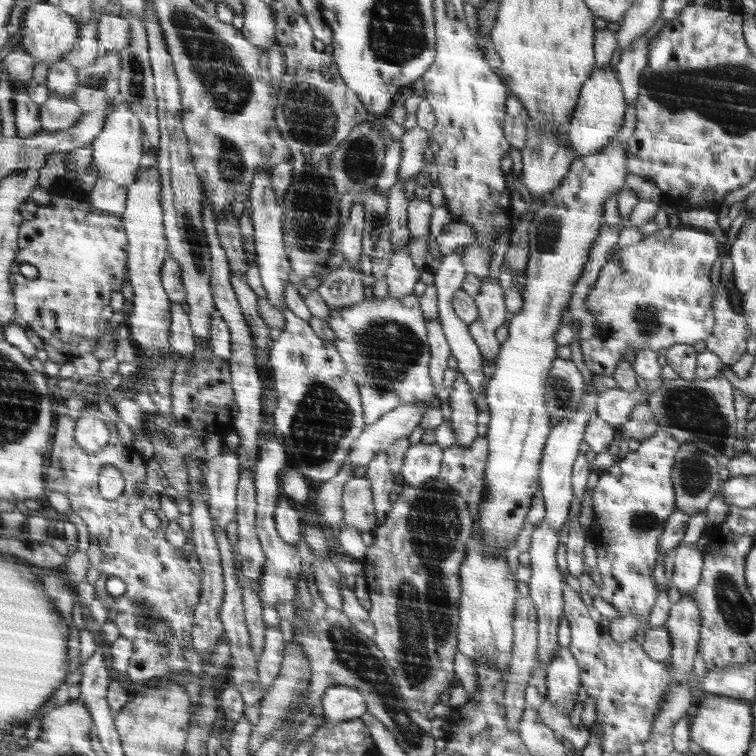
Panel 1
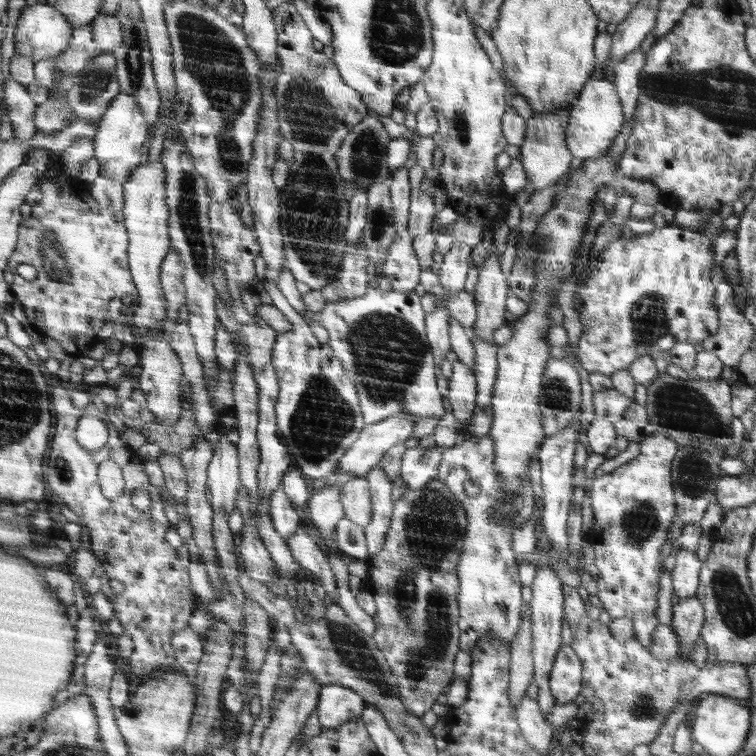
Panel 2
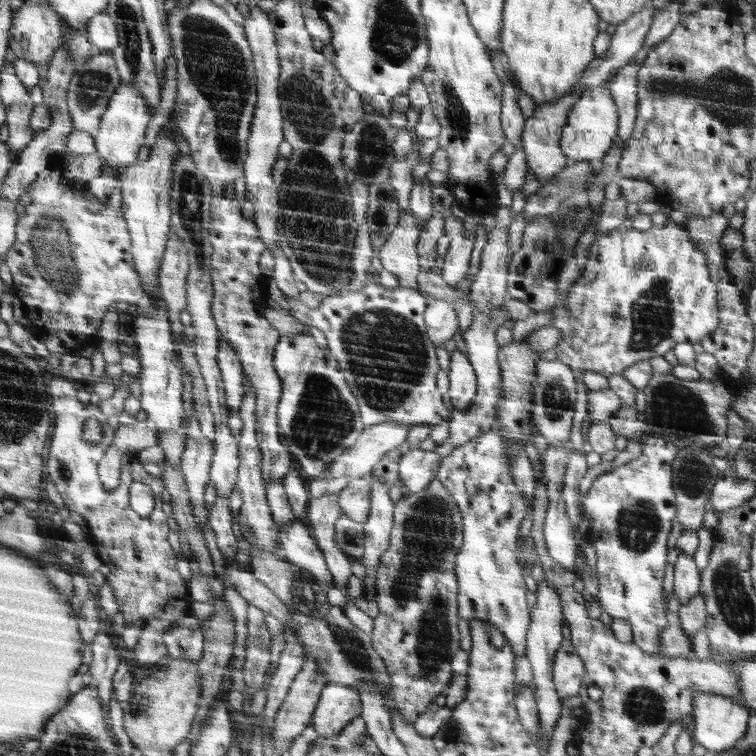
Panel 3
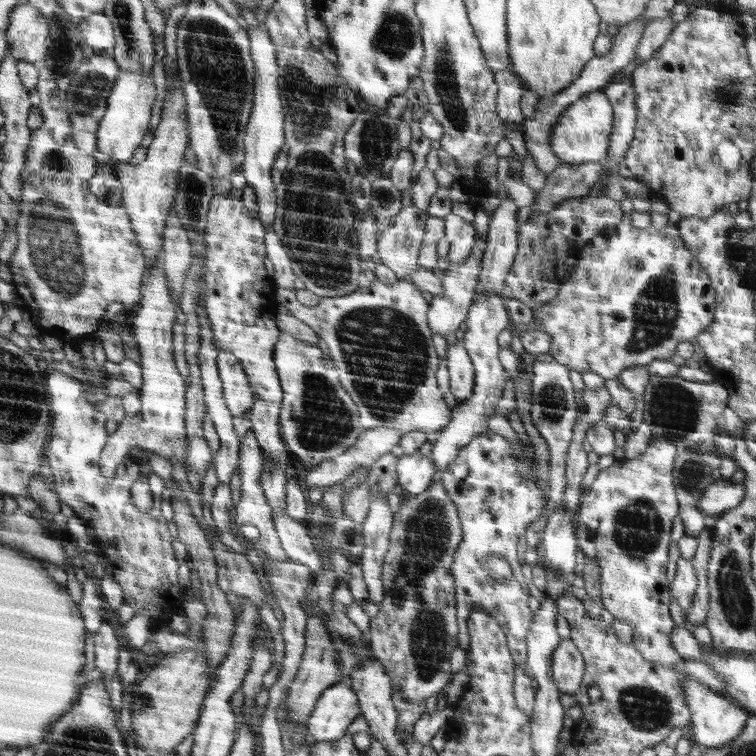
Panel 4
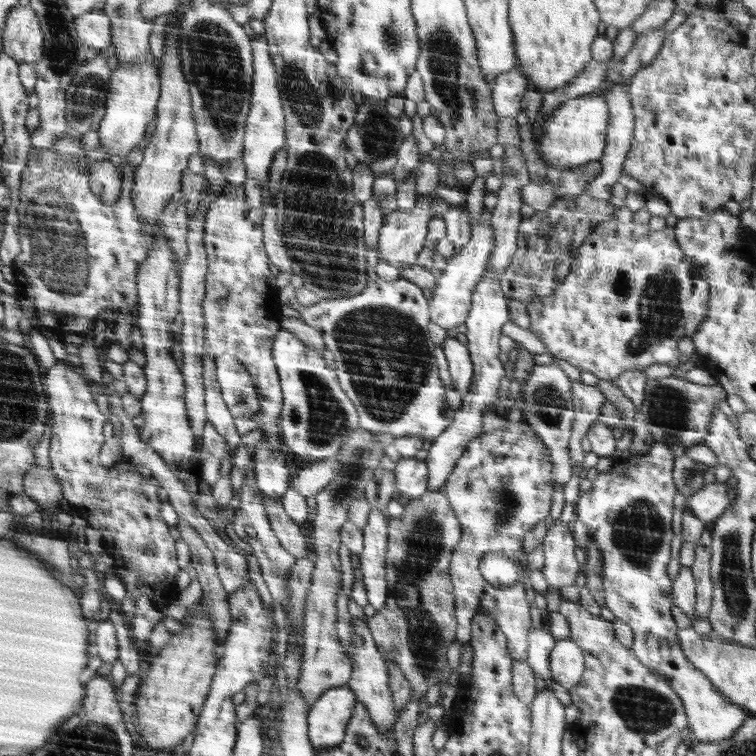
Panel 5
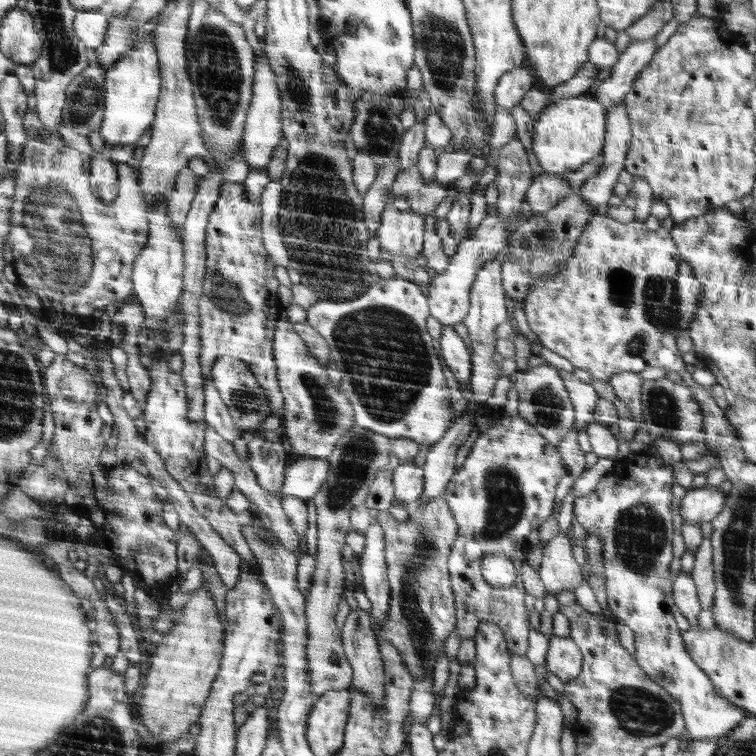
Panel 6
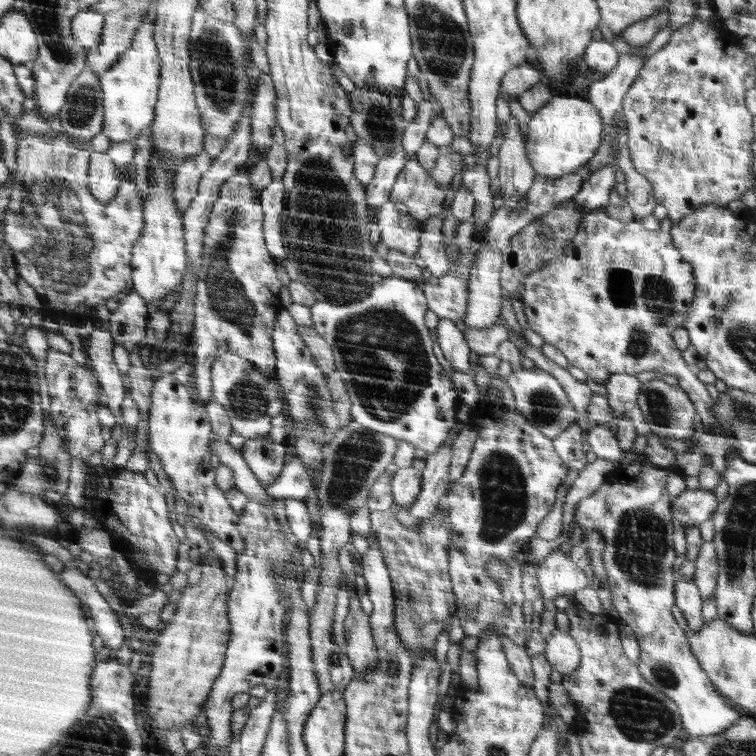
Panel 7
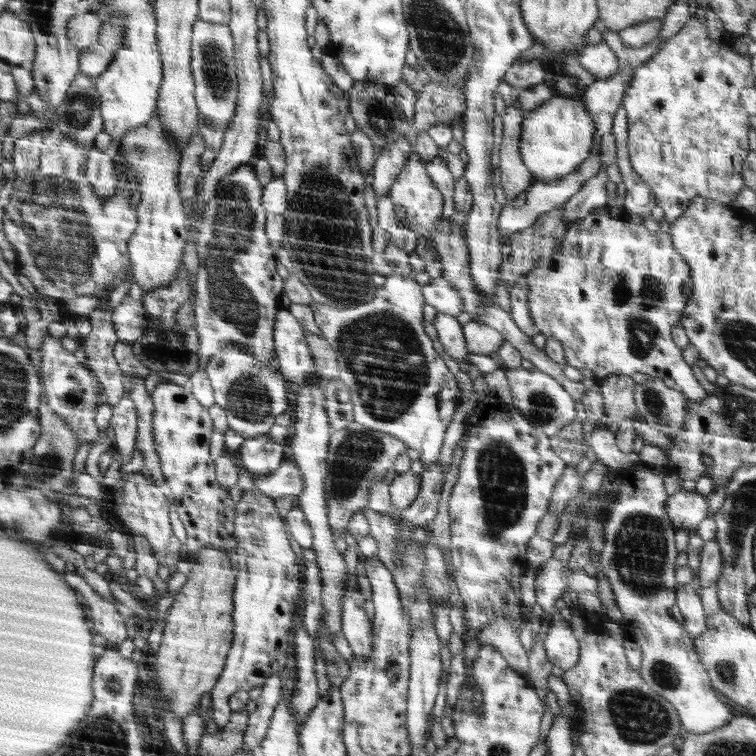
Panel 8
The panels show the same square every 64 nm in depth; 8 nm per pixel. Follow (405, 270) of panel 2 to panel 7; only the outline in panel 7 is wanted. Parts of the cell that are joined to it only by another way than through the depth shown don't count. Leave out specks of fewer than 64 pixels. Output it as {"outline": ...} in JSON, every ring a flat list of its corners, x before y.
{"outline":[[388,201,380,206,377,218,381,242,411,258,417,255,421,230,410,215,399,214,395,203]]}

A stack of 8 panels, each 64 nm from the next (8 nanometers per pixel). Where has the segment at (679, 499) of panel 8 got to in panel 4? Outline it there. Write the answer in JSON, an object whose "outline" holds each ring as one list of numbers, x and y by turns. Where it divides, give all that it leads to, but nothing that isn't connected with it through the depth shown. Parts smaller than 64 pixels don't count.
{"outline":[[717,480,704,489,702,496,696,501,696,508,705,516,717,517,738,506,745,498,742,484,729,480]]}

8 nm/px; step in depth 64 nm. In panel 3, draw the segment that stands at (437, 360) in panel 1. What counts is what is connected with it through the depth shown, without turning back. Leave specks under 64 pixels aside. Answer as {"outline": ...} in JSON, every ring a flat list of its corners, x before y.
{"outline":[[432,299,429,310,426,311,426,328,430,340,438,346,445,346,446,340,450,339,458,326,458,315,452,303]]}

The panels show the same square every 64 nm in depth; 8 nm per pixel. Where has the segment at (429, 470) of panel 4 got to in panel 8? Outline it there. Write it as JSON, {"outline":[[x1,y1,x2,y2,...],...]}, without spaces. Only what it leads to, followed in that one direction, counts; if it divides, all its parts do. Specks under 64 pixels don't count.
{"outline":[[411,470,398,474,389,484,389,494,392,500,393,513,399,514,401,511,412,506,413,502,421,492,423,478,421,474]]}

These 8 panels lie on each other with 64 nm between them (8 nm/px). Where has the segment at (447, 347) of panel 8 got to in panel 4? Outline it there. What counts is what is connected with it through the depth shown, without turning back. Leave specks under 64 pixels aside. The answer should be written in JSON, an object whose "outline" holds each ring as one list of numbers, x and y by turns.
{"outline":[[462,338,458,343,448,345,446,360,450,377,450,399,455,406,468,399,476,386,476,370,470,357,464,350]]}

